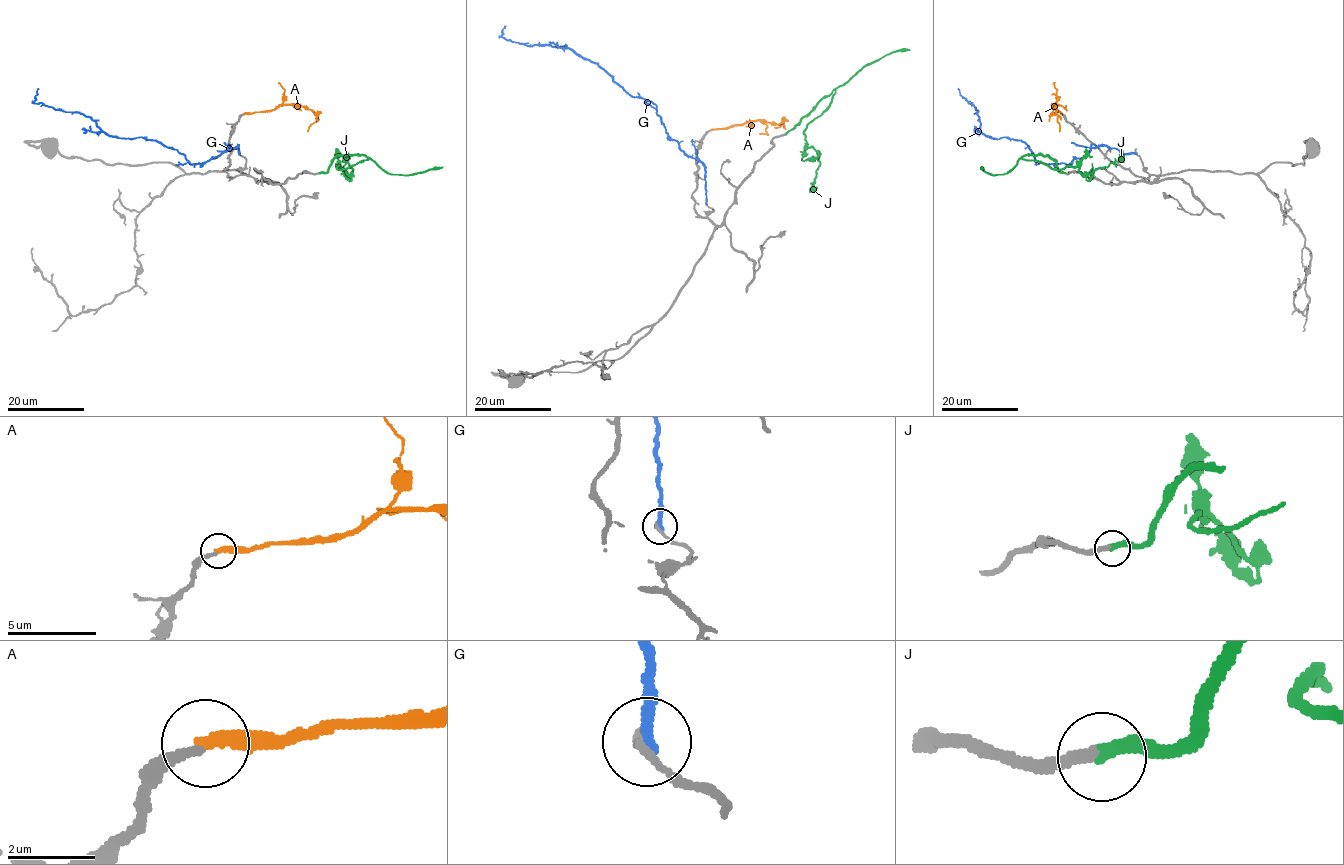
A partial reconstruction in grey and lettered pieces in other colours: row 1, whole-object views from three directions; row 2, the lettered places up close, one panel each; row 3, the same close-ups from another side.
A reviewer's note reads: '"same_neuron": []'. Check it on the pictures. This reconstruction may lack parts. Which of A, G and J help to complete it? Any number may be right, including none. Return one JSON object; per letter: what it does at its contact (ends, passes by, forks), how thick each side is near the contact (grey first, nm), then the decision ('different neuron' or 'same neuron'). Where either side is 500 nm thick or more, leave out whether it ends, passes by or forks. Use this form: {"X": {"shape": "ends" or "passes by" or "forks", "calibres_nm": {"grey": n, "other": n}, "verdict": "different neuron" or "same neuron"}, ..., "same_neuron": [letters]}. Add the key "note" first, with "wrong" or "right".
{"note": "wrong", "A": {"shape": "ends", "calibres_nm": {"grey": 220, "other": 320}, "verdict": "different neuron"}, "G": {"shape": "ends", "calibres_nm": {"grey": 150, "other": 240}, "verdict": "different neuron"}, "J": {"shape": "ends", "calibres_nm": {"grey": 300, "other": 280}, "verdict": "same neuron"}, "same_neuron": ["J"]}

